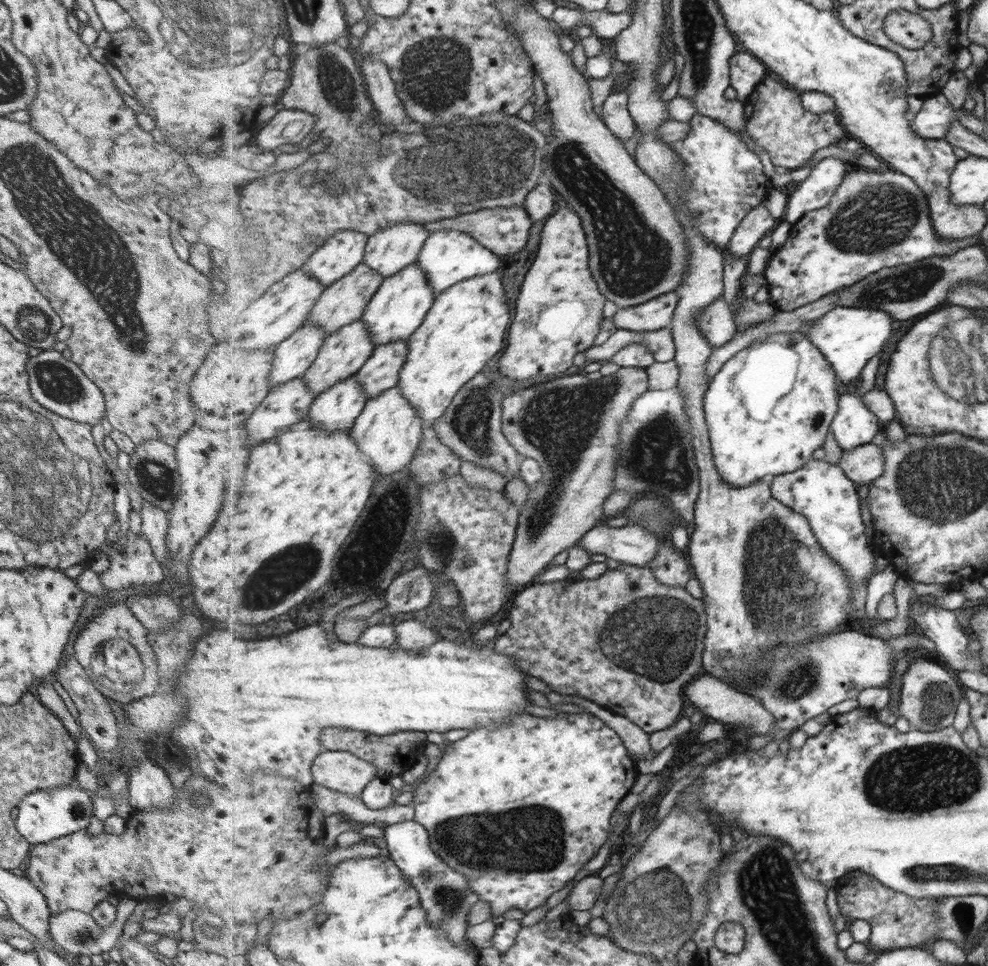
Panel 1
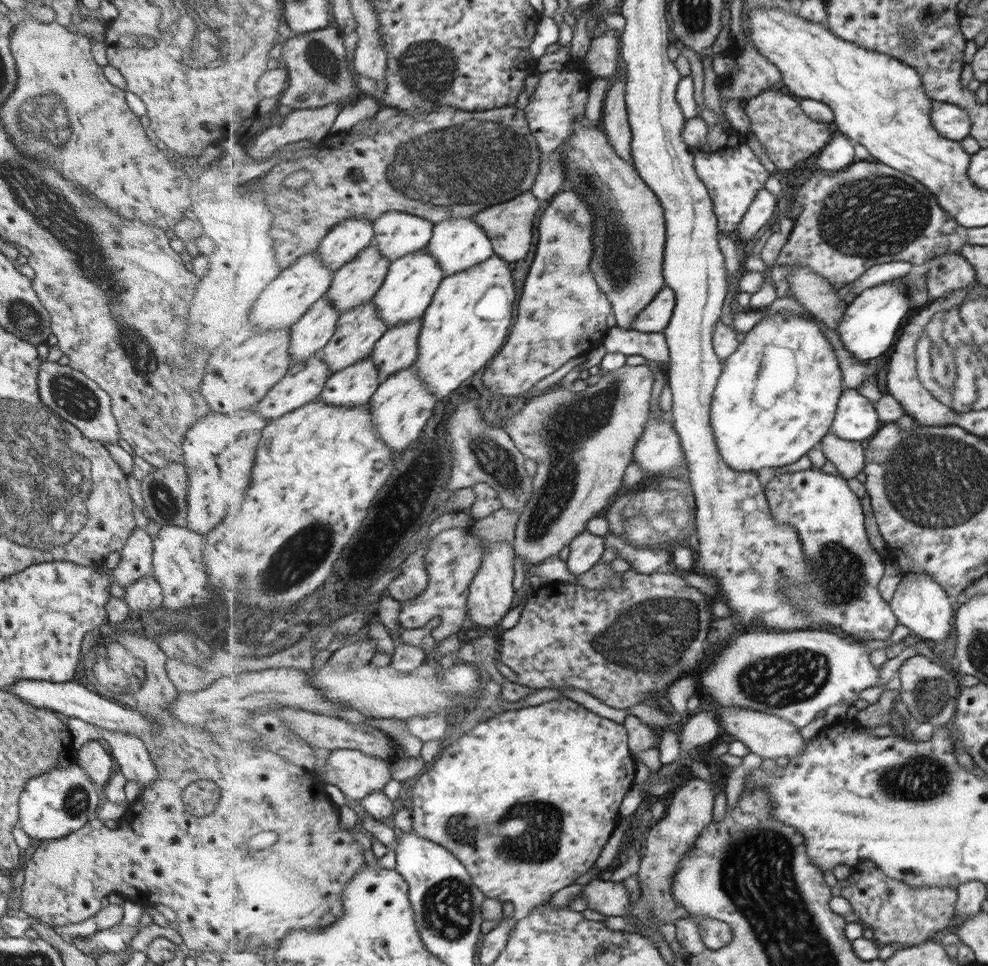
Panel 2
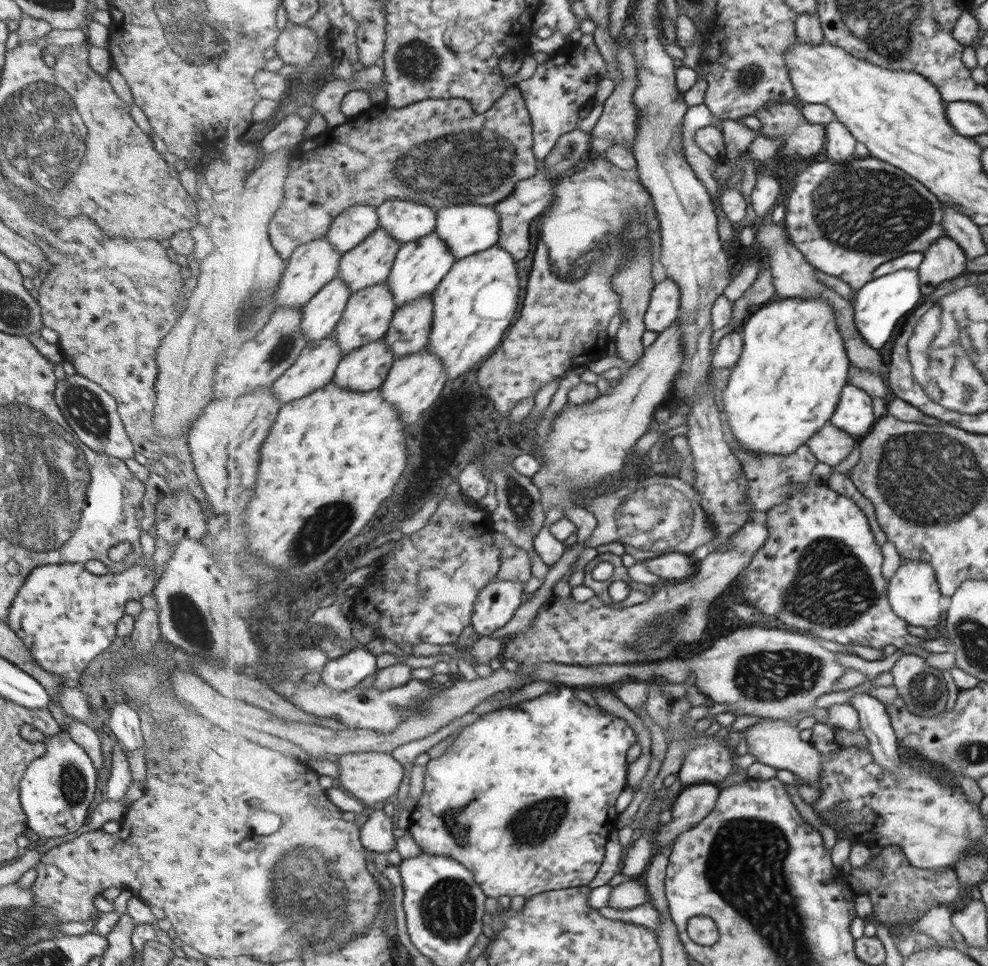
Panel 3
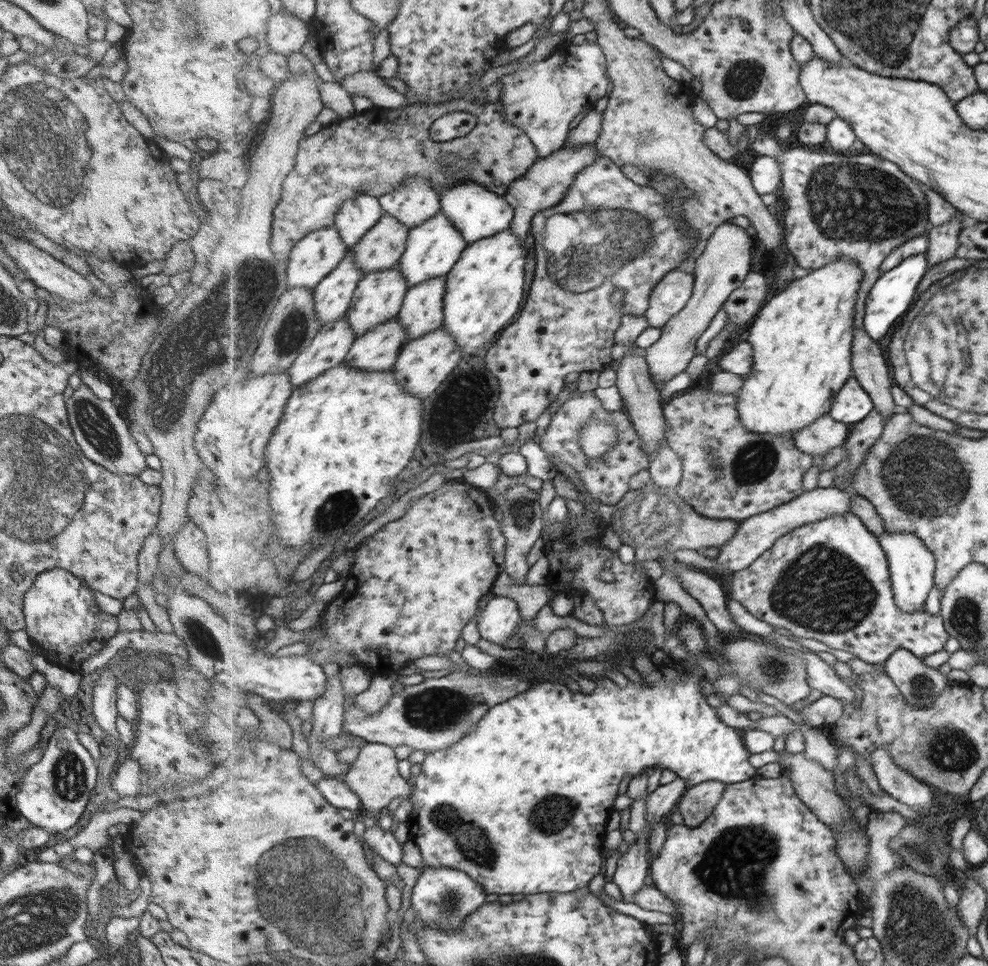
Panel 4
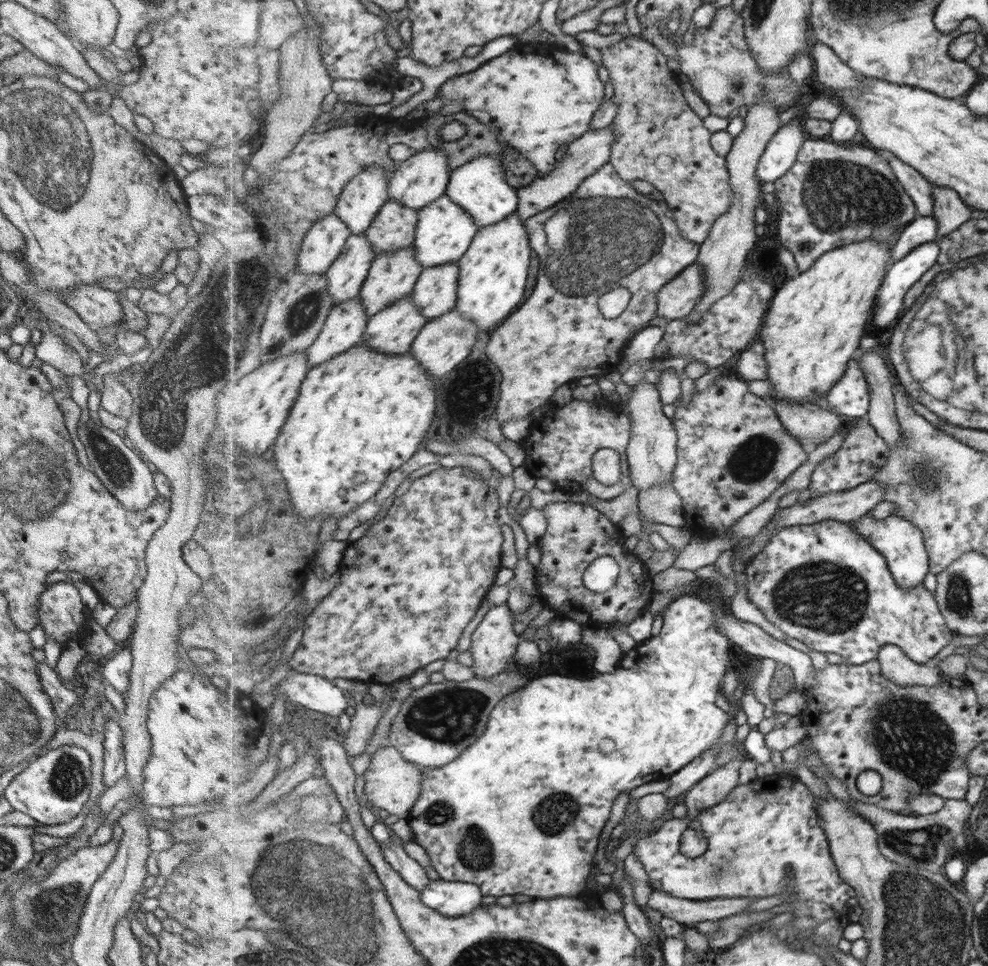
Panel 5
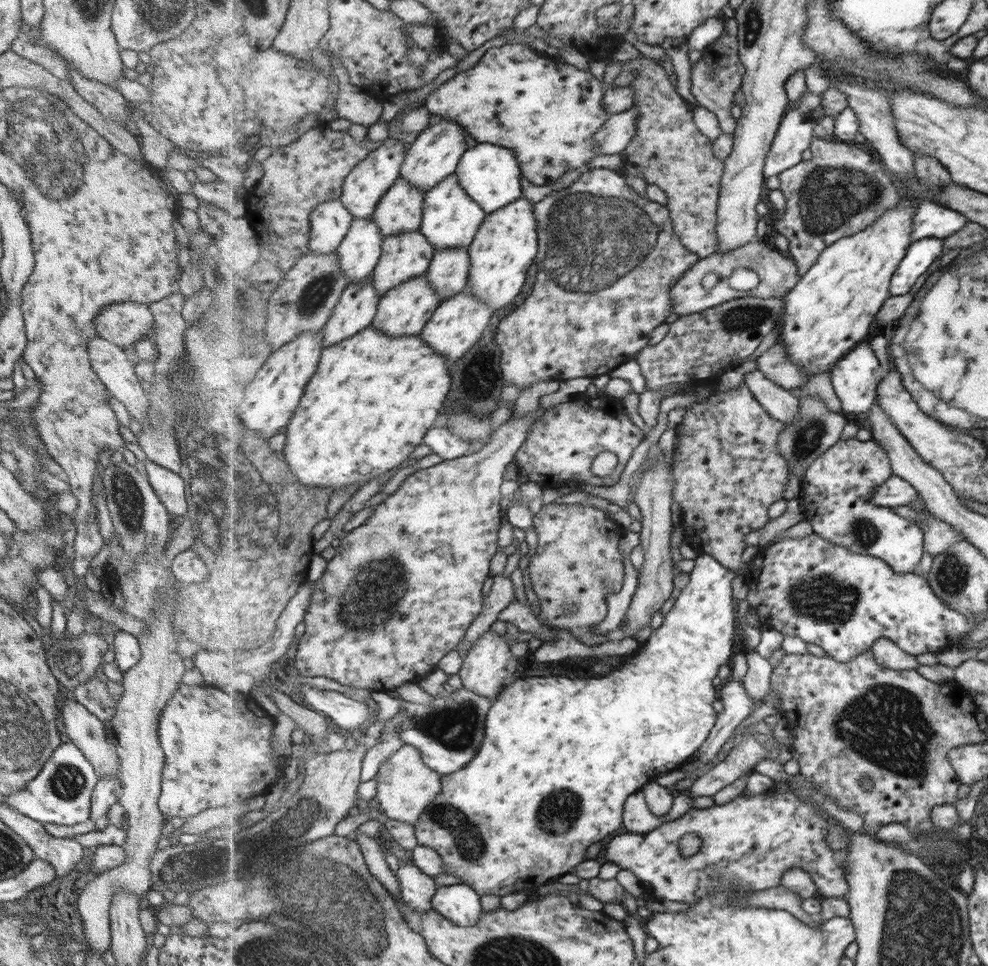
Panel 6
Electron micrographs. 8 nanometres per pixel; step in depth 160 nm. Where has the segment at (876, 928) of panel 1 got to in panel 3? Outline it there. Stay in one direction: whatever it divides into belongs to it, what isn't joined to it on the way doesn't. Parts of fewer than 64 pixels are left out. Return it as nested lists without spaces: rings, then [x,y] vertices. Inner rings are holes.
[[[898,846],[885,847],[867,862],[884,872],[882,881],[877,888],[867,894],[871,900],[873,915],[881,924],[909,924],[919,920],[933,907],[945,907],[945,902],[951,902],[959,896],[959,883],[953,870],[915,868]]]

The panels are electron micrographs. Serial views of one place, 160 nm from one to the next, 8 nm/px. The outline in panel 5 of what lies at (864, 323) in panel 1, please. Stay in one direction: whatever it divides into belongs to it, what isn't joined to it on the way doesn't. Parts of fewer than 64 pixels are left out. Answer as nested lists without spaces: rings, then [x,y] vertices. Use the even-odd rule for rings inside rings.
[[[937,241],[925,243],[912,248],[902,259],[893,262],[879,289],[873,314],[873,326],[885,328],[900,316],[902,300],[906,293],[921,279],[925,270],[929,270],[935,264],[937,254]]]

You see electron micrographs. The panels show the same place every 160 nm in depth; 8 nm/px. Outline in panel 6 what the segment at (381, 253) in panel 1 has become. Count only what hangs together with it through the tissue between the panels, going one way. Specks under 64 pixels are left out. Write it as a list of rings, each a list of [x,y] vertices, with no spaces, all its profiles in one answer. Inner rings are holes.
[[[449,118],[441,119],[427,127],[407,150],[400,177],[409,180],[411,186],[423,192],[431,192],[435,186],[439,186],[457,172],[462,157],[468,150],[465,142],[466,132],[462,125]]]

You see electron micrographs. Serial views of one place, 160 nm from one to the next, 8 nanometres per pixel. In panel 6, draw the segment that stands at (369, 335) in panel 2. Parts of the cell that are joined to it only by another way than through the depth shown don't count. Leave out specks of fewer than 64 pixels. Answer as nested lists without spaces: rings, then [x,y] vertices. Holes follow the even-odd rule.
[[[420,231],[385,238],[382,258],[373,274],[379,296],[385,296],[406,280],[427,273],[436,251],[434,244]]]

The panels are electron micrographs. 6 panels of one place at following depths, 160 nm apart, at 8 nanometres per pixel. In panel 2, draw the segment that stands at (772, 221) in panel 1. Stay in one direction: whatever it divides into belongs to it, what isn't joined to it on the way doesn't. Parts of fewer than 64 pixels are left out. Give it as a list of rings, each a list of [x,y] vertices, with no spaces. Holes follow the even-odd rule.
[[[767,188],[758,194],[753,204],[750,207],[750,211],[743,218],[742,223],[738,227],[739,240],[744,242],[753,241],[755,234],[765,227],[765,224],[769,224],[769,220],[772,220],[773,214],[775,216],[775,210],[777,210],[778,198],[773,196]]]

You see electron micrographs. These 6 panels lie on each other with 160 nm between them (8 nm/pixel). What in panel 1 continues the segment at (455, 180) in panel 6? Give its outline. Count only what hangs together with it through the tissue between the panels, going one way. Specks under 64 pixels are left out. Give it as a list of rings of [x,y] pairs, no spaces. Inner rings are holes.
[[[418,262],[384,279],[384,283],[367,305],[366,314],[363,316],[374,336],[376,346],[398,340],[409,340],[410,336],[422,326],[427,313],[434,307],[436,296],[433,287]]]

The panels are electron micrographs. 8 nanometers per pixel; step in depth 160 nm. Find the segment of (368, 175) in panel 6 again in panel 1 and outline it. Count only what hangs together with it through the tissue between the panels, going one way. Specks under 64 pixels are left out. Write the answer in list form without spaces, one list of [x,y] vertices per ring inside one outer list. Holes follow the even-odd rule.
[[[353,230],[337,232],[309,257],[301,269],[318,278],[326,291],[328,286],[346,277],[359,264],[365,262],[368,237],[363,232]]]

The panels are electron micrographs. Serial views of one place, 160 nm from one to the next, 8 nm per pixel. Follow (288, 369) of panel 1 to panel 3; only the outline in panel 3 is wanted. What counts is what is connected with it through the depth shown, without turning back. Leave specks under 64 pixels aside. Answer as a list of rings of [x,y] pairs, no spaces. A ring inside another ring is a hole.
[[[337,276],[303,306],[302,329],[310,342],[323,340],[335,332],[352,296],[349,287],[347,281]]]

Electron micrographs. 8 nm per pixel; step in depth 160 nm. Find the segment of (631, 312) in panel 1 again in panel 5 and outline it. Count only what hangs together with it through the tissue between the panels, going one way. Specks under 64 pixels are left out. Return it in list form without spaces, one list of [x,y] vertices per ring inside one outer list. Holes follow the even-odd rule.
[[[697,262],[671,280],[657,296],[659,316],[672,321],[694,312],[703,293],[707,291],[705,278],[706,272],[702,264]]]

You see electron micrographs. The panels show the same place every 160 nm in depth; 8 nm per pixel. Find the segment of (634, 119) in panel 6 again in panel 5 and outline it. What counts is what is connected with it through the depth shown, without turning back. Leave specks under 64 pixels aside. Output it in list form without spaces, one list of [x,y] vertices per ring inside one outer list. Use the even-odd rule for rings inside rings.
[[[609,126],[599,130],[590,130],[571,143],[563,159],[555,164],[555,171],[545,177],[538,176],[531,185],[517,189],[517,196],[520,199],[517,212],[519,218],[528,220],[539,214],[539,212],[549,210],[548,208],[569,199],[578,190],[585,178],[595,175],[599,168],[610,163],[611,151],[615,142],[616,134],[614,128]]]

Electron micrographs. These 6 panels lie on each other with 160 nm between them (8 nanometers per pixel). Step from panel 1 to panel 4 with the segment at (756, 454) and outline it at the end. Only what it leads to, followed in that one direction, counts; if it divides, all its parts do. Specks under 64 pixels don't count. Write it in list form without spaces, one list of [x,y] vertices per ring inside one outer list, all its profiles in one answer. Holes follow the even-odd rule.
[[[837,259],[835,262],[826,264],[823,268],[814,269],[808,275],[795,280],[789,288],[783,290],[780,294],[767,301],[767,306],[759,312],[758,319],[755,320],[754,327],[748,332],[744,339],[749,341],[754,348],[754,365],[752,371],[744,377],[744,387],[736,394],[738,396],[738,407],[742,414],[743,426],[749,432],[757,432],[757,434],[795,434],[797,430],[803,430],[807,426],[811,426],[820,416],[829,413],[834,405],[834,398],[838,392],[846,386],[846,382],[854,376],[853,354],[854,354],[854,338],[855,338],[855,317],[856,306],[858,306],[857,295],[861,288],[861,281],[864,278],[864,270],[857,261],[846,259]]]

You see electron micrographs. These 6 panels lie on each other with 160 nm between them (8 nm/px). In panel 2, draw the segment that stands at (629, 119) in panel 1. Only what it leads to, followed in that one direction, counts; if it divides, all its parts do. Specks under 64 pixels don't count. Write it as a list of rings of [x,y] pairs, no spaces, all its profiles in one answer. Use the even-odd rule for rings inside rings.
[[[626,73],[618,75],[618,79],[608,90],[601,125],[607,133],[611,147],[618,152],[619,157],[633,164],[632,128],[626,107],[627,81]]]

